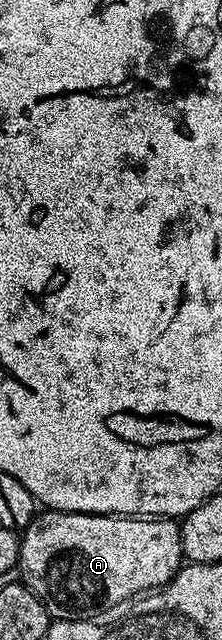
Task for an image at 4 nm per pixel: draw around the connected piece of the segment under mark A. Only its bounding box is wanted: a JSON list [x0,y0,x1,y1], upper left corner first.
[18,510,185,622]

